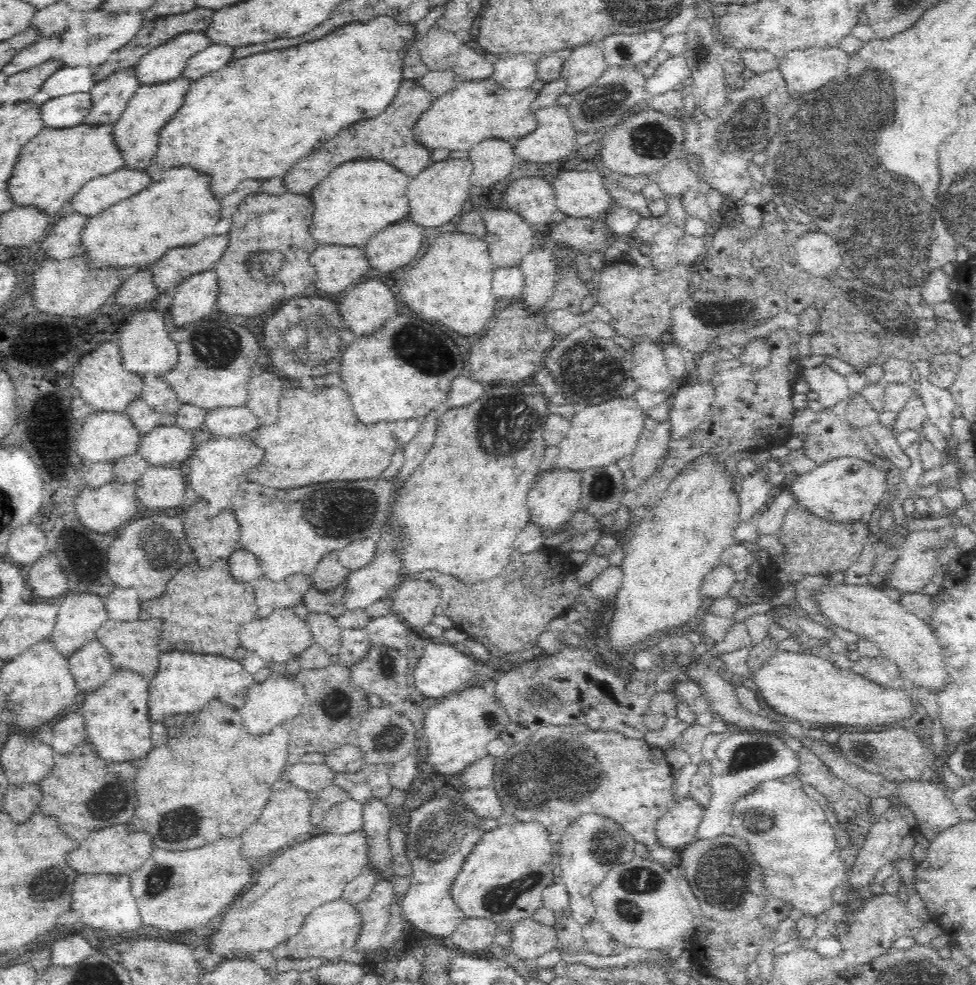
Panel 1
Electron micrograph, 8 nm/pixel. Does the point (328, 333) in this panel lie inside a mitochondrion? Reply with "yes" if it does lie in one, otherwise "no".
yes

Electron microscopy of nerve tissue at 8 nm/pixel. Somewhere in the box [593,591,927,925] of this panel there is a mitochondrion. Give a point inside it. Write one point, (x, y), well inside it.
(723, 875)

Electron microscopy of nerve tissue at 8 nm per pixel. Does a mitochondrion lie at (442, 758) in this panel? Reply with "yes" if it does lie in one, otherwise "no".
no

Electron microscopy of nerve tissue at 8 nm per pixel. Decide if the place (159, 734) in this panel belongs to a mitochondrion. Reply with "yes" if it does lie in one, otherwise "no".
no

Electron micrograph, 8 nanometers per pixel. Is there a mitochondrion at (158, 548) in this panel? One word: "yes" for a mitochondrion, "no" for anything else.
yes

